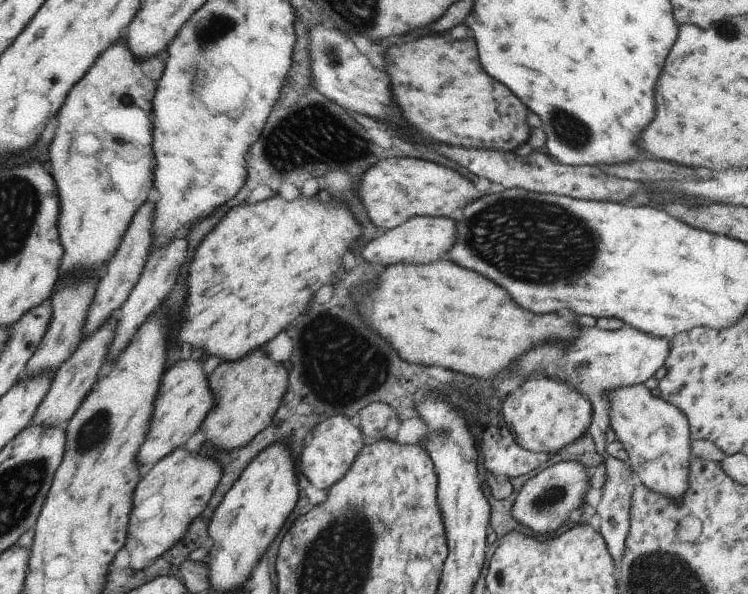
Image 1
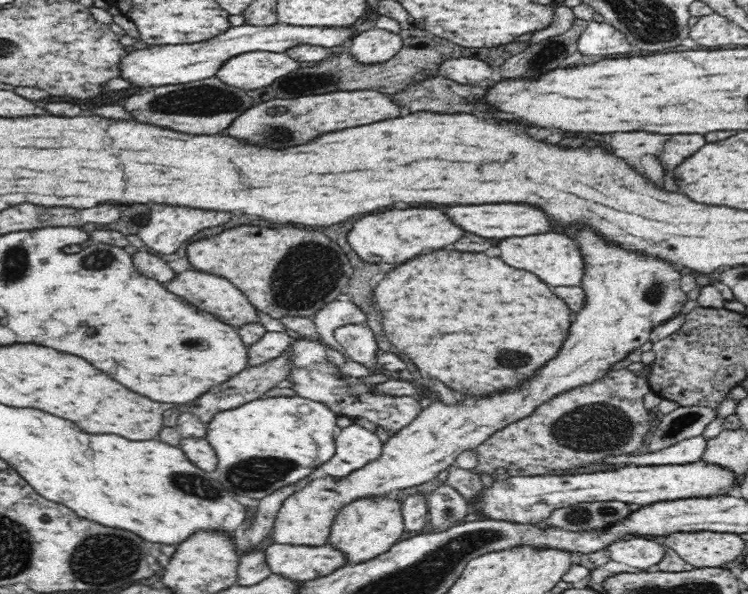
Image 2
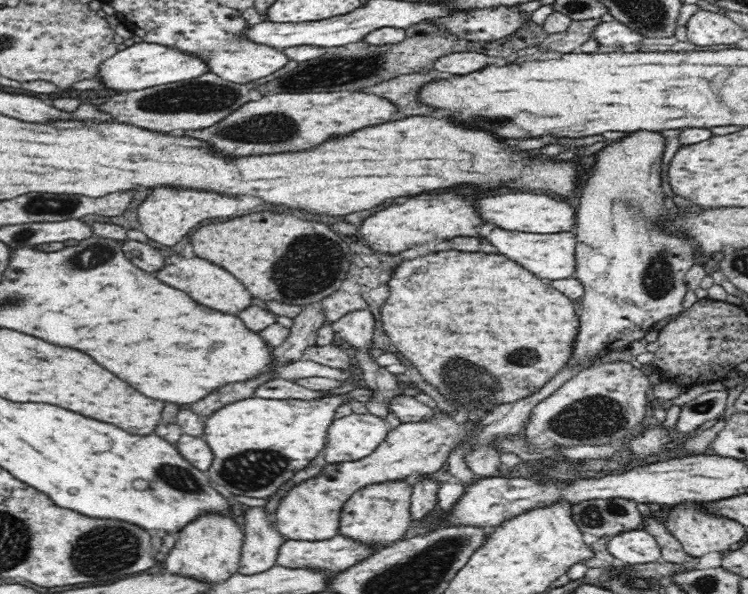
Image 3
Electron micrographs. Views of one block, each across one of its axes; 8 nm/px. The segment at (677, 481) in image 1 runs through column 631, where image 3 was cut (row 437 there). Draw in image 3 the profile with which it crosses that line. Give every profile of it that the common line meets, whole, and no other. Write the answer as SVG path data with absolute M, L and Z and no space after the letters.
M439 410L434 420L400 423L390 429L372 454L360 460L324 466L320 475L289 488L290 492L282 498L274 512L276 529L286 540L328 540L338 535L340 510L348 498L369 484L402 480L414 472L421 475L436 472L446 464L453 448L464 445L471 432L482 426L481 418L475 423L477 425L470 428L472 422L462 422L465 427L460 430L462 424Z

